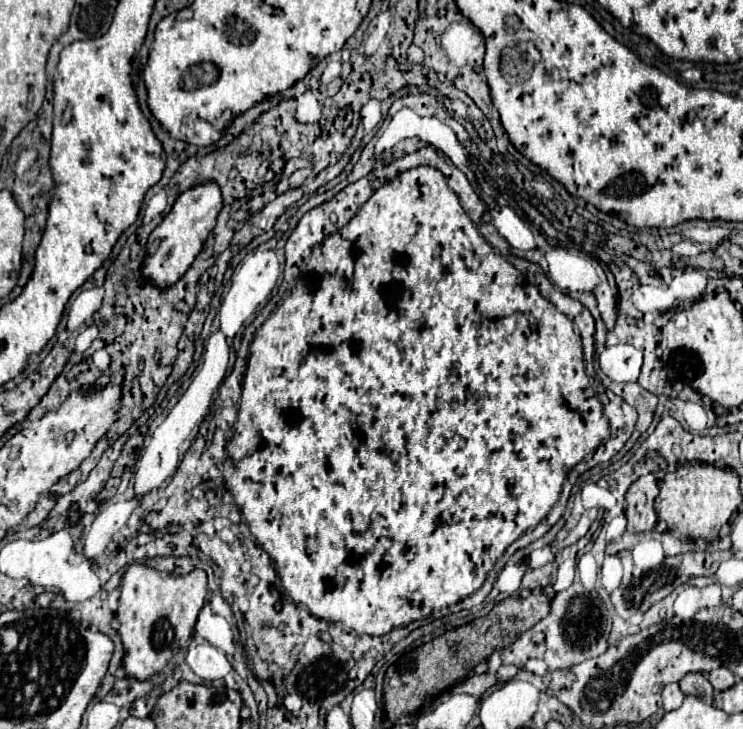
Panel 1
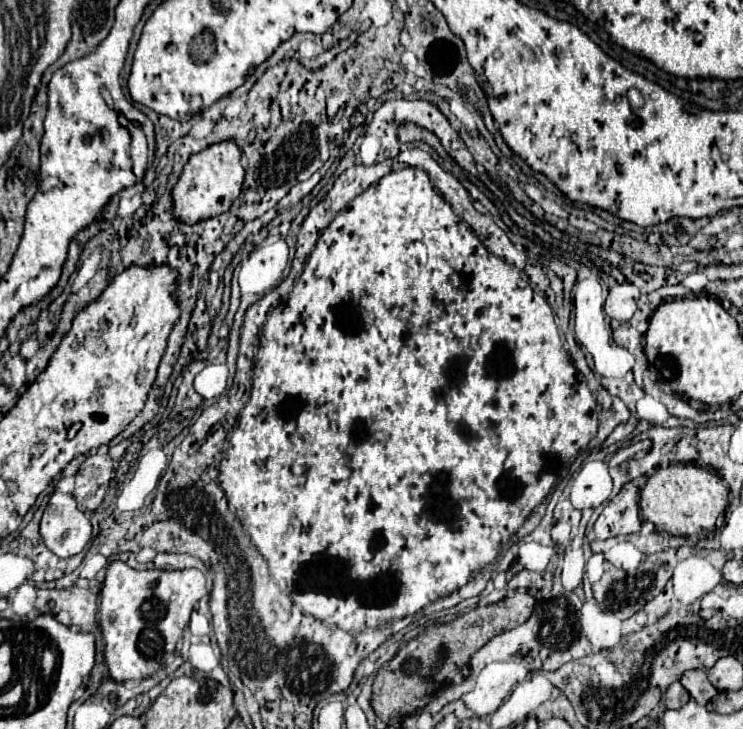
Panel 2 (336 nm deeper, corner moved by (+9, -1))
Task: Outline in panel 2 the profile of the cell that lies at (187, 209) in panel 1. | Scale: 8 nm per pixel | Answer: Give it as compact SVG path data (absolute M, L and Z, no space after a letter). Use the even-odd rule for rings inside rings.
M234 142L212 144L210 148L192 154L172 190L174 218L184 224L196 224L200 220L228 212L232 202L238 198L244 182L244 166L240 164L240 158L240 148Z

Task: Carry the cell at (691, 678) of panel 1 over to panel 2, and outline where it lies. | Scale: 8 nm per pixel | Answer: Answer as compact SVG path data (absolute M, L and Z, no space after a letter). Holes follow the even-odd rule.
M686 670L686 672L682 674L680 682L682 682L682 686L690 692L690 696L692 696L698 704L702 704L702 706L706 706L706 704L718 694L718 690L708 682L704 670Z

